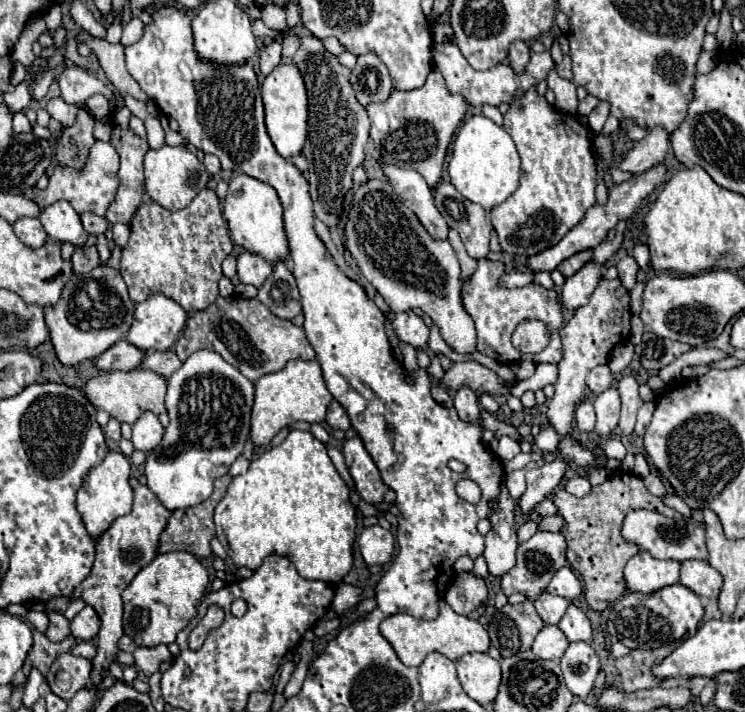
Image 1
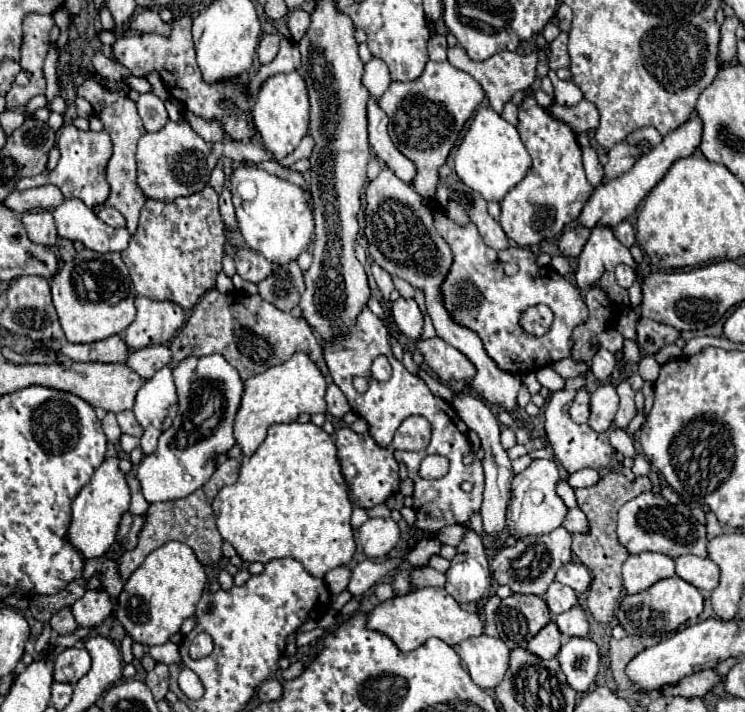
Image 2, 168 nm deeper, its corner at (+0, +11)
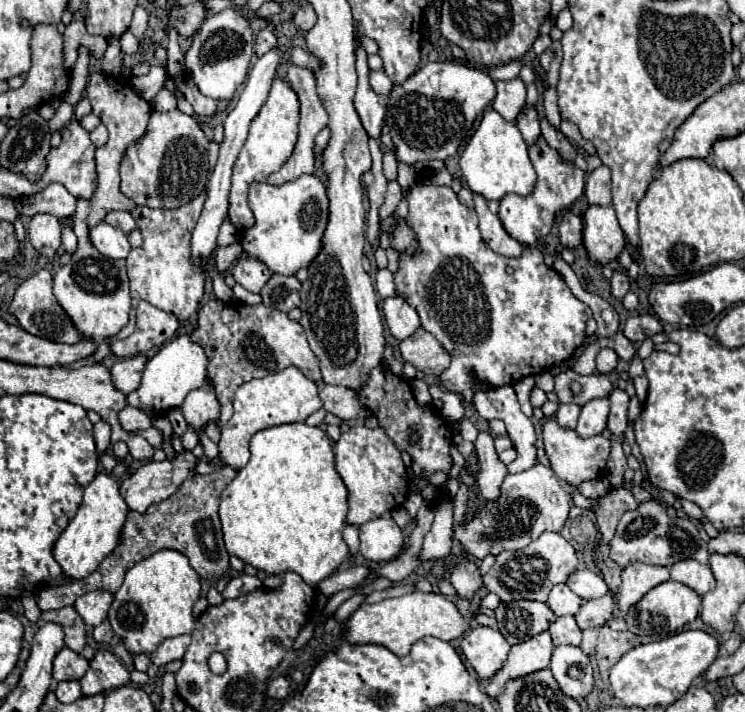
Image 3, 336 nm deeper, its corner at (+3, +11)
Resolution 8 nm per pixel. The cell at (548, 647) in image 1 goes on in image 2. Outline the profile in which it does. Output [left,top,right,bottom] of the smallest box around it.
[527,621,563,659]

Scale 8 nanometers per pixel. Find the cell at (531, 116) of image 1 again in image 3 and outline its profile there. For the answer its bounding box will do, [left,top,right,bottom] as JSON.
[498,137,584,245]

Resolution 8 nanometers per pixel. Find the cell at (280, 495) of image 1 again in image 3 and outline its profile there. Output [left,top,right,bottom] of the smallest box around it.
[220,423,348,587]

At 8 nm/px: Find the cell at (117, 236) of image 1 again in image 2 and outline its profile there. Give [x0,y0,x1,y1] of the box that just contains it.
[49,199,131,253]

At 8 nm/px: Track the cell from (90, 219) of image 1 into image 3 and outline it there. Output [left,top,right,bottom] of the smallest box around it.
[106,211,136,235]

